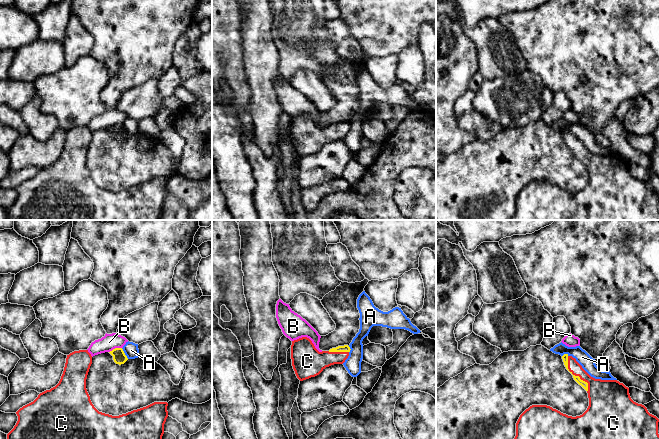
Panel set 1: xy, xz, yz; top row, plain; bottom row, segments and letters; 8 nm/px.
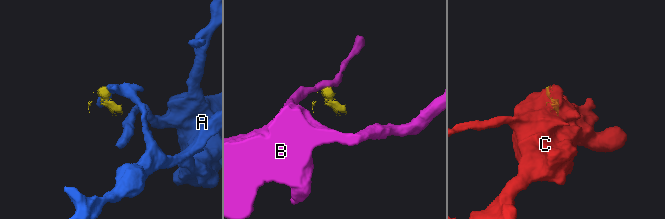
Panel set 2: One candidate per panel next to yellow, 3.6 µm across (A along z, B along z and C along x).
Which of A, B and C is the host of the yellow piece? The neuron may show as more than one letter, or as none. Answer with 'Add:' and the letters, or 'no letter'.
Add: C

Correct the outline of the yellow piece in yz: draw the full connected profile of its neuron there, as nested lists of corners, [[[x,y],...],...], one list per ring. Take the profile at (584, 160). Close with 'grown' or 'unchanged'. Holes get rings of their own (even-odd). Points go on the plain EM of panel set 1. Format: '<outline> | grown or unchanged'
[[[564,130],[562,135],[574,156],[588,169],[587,186],[580,192],[572,193],[547,181],[532,181],[520,191],[516,199],[516,212],[509,220],[659,220],[659,195],[650,190],[644,181],[631,175],[628,163],[617,156],[591,153],[576,135],[568,130]]] | grown

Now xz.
[[[302,113],[292,117],[292,142],[297,154],[303,157],[319,151],[326,143],[343,140],[350,126],[348,121],[344,121],[319,128],[309,114]]] | grown

